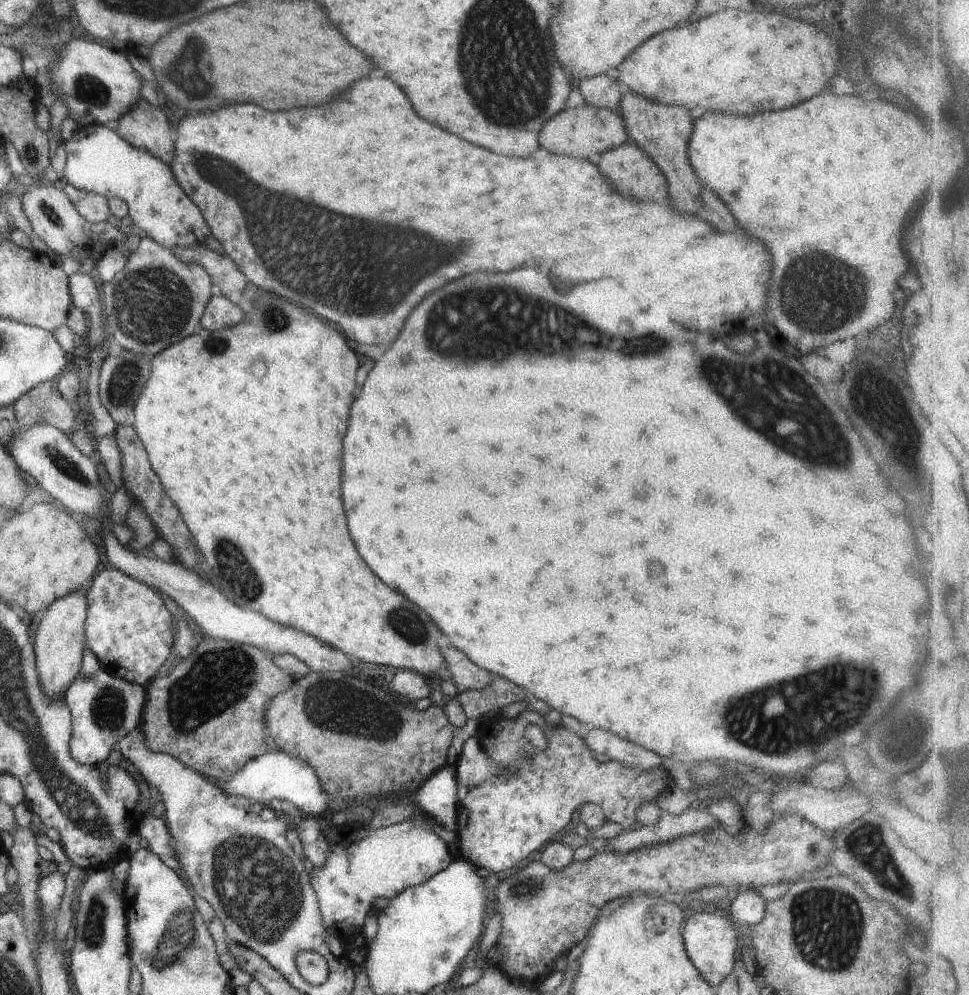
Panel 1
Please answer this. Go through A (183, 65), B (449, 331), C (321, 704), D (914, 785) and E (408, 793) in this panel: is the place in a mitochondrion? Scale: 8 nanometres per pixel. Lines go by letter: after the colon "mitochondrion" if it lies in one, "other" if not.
A: mitochondrion
B: mitochondrion
C: mitochondrion
D: other
E: other

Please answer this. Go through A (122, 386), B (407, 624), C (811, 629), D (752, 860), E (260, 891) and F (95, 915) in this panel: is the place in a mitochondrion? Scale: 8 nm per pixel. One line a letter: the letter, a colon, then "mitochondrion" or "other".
A: mitochondrion
B: mitochondrion
C: other
D: other
E: mitochondrion
F: mitochondrion

